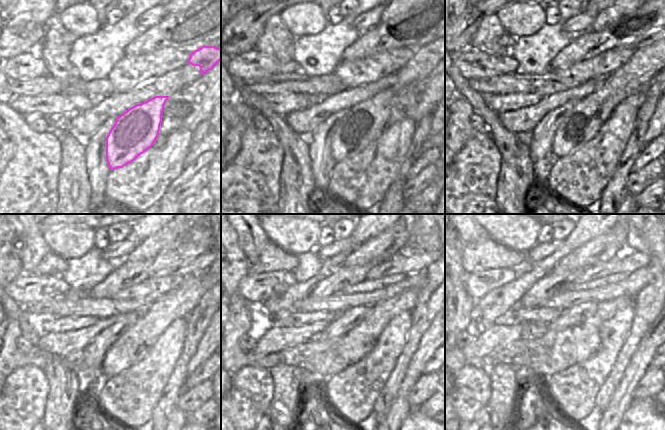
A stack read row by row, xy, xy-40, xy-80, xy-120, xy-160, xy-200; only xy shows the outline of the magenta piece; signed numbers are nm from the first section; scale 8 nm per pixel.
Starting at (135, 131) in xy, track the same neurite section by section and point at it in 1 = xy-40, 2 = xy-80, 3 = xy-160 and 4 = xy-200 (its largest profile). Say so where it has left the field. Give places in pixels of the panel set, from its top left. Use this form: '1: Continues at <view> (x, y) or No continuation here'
1: Continues at xy-40 (364, 123)
2: Continues at xy-80 (589, 114)
3: Continues at xy-160 (367, 332)
4: Continues at xy-200 (605, 311)

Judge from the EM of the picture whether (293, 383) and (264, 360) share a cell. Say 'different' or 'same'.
different

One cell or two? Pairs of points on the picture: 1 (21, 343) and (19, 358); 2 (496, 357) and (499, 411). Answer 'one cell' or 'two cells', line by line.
1: two cells
2: two cells

